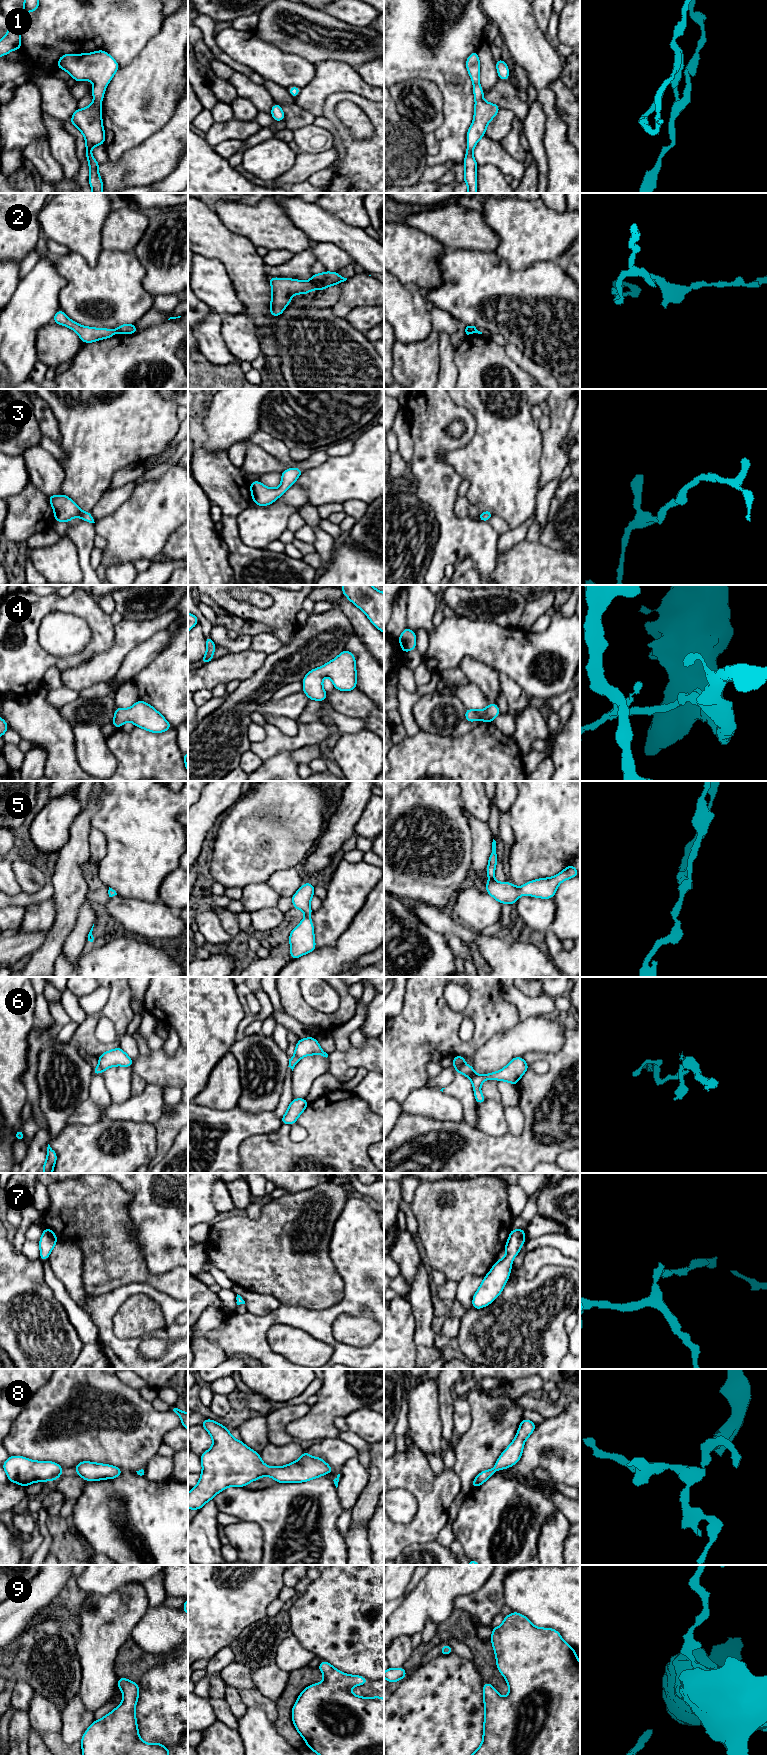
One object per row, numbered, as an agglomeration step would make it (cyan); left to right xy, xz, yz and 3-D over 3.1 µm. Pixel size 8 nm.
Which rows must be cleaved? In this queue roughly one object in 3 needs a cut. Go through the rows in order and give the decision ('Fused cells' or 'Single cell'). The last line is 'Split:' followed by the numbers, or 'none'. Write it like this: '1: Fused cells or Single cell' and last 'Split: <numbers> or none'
1: Single cell
2: Fused cells
3: Single cell
4: Single cell
5: Single cell
6: Fused cells
7: Single cell
8: Single cell
9: Single cell
Split: 2, 6

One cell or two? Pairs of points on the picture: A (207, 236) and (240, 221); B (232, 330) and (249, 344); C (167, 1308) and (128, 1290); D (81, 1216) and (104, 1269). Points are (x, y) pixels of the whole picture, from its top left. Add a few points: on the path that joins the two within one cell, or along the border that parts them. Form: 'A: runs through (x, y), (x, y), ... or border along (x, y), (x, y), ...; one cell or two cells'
A: border along (213, 208), (232, 231), (247, 239); two cells
B: runs through (236, 333), (245, 342); one cell
C: runs through (159, 1298), (148, 1289), (138, 1289); one cell
D: runs through (94, 1229), (104, 1239), (104, 1256); one cell

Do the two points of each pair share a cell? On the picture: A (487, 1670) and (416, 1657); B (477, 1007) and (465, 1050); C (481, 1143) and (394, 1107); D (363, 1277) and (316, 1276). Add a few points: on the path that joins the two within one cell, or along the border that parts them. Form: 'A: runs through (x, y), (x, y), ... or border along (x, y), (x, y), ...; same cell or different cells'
A: runs through (479, 1649), (463, 1633), (445, 1633), (437, 1640); same cell
B: runs through (479, 1018), (479, 1036), (476, 1039); same cell
C: border along (400, 1112), (394, 1126); different cells
D: border along (329, 1257), (343, 1283), (343, 1298), (341, 1300); different cells

